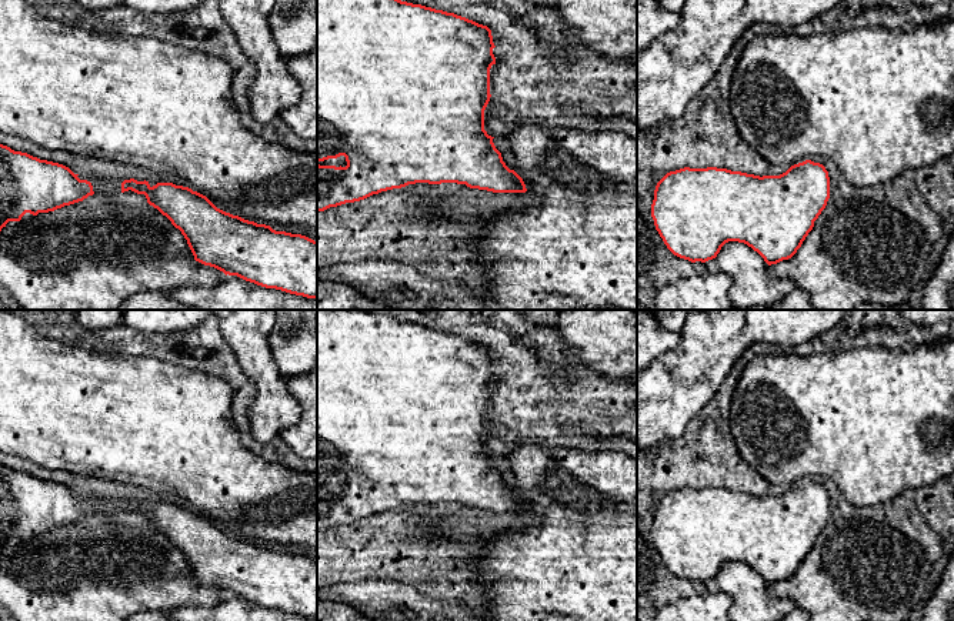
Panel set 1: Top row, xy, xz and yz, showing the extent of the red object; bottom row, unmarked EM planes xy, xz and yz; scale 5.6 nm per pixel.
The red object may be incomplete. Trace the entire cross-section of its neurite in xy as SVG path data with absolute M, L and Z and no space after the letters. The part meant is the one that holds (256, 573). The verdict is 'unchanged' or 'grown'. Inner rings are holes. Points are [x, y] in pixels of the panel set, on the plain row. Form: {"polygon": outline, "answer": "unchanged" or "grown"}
{"polygon": "M130 498L121 503L121 513L129 510L144 514L147 522L181 551L196 581L266 608L317 618L317 561L226 532L189 507L173 503L151 507L146 500Z", "answer": "unchanged"}

